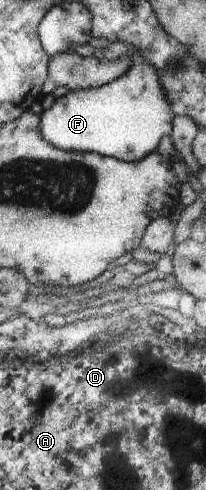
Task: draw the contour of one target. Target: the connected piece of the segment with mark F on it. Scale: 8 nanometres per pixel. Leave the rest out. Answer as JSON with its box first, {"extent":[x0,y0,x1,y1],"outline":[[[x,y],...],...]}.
{"extent":[41,41,174,163],"outline":[[[115,41],[109,42],[103,51],[109,61],[131,57],[131,69],[101,88],[69,91],[55,99],[55,103],[41,115],[41,135],[51,145],[65,151],[95,152],[137,163],[156,151],[161,137],[170,135],[174,113],[161,93],[155,69],[143,61],[135,47]]]}

